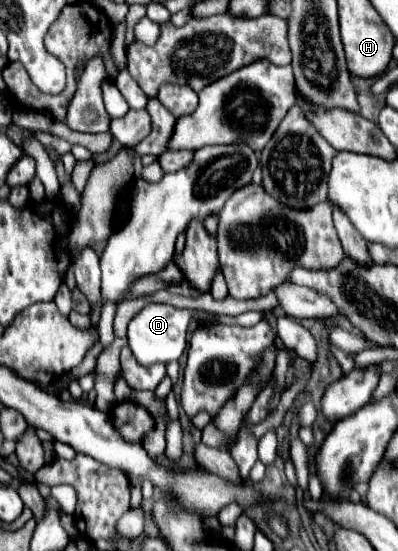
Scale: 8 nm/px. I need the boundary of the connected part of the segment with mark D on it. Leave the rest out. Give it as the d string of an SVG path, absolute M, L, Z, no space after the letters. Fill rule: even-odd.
M148 303L130 323L128 323L128 347L132 349L136 361L140 365L152 363L170 363L180 359L186 349L186 329L192 319L210 320L212 314L192 309L176 309L164 303Z

